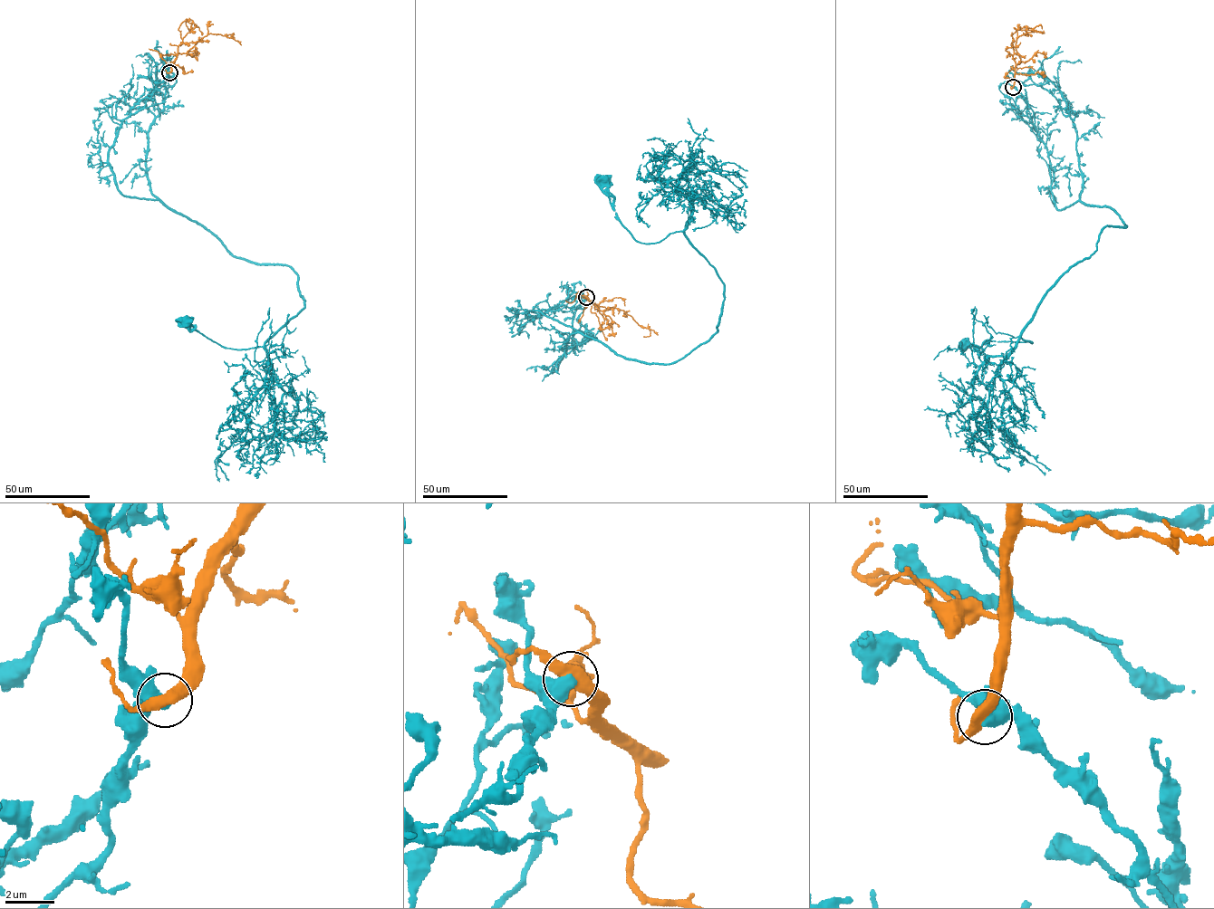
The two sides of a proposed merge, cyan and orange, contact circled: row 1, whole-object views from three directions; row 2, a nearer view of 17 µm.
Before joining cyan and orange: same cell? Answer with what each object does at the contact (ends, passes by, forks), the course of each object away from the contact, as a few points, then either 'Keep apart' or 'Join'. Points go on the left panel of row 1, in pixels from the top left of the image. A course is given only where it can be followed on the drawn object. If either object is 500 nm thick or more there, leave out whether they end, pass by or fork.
Course of cyan: (169, 72), (118, 130), (116, 187), (234, 255), (287, 265), (304, 300), (262, 346), (226, 349), (184, 322). Course of orange: (169, 72), (177, 54), (186, 52), (209, 33), (229, 37), (234, 33), (227, 35). Keep apart

